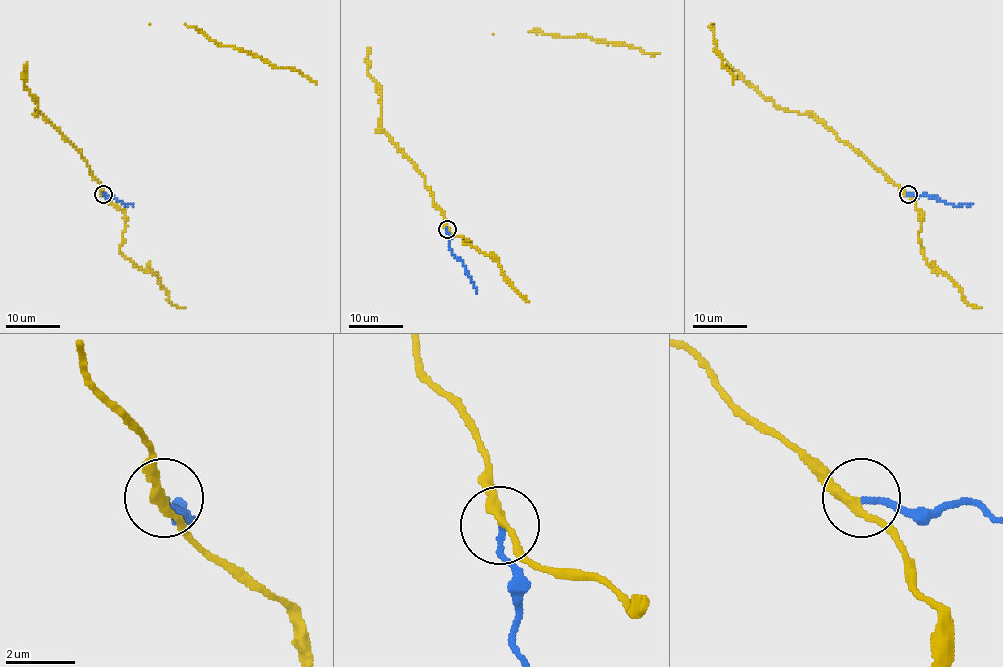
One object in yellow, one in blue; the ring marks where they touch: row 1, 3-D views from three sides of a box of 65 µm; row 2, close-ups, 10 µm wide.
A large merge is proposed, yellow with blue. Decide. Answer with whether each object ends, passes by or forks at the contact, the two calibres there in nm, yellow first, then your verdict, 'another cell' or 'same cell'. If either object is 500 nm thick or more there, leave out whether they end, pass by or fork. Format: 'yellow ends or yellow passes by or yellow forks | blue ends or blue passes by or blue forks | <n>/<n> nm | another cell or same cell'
yellow passes by | blue ends | 240/160 nm | another cell

